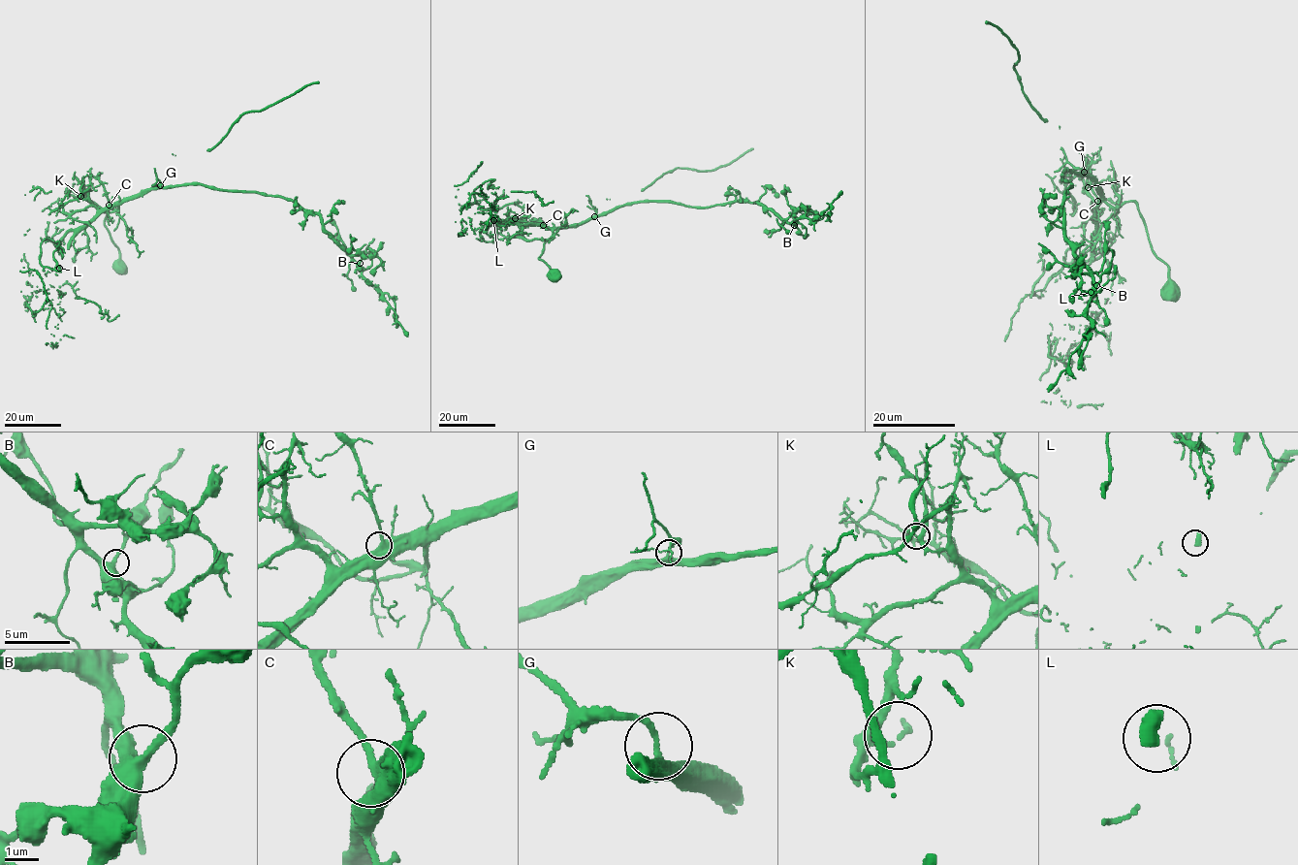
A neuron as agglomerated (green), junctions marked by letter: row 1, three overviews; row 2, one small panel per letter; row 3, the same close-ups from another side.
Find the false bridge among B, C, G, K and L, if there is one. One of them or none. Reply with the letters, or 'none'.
K

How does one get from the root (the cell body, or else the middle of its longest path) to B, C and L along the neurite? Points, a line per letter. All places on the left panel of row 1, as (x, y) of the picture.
B: (121, 268), (104, 223), (108, 207), (117, 209), (153, 189), (181, 184), (290, 198), (316, 212), (360, 263)
C: (121, 268), (119, 250), (104, 223), (108, 207), (116, 209), (118, 207), (109, 205)
L: (121, 268), (119, 250), (104, 223), (109, 205), (118, 208), (103, 208), (56, 245), (62, 249), (59, 268)

